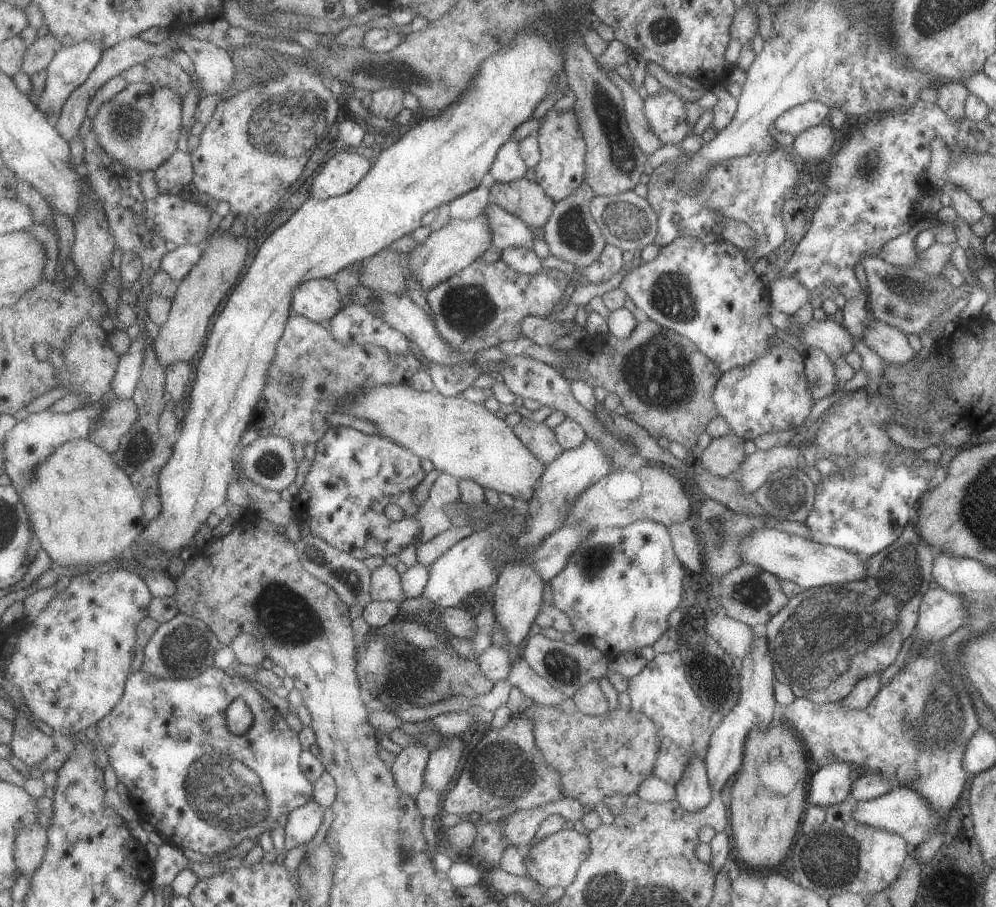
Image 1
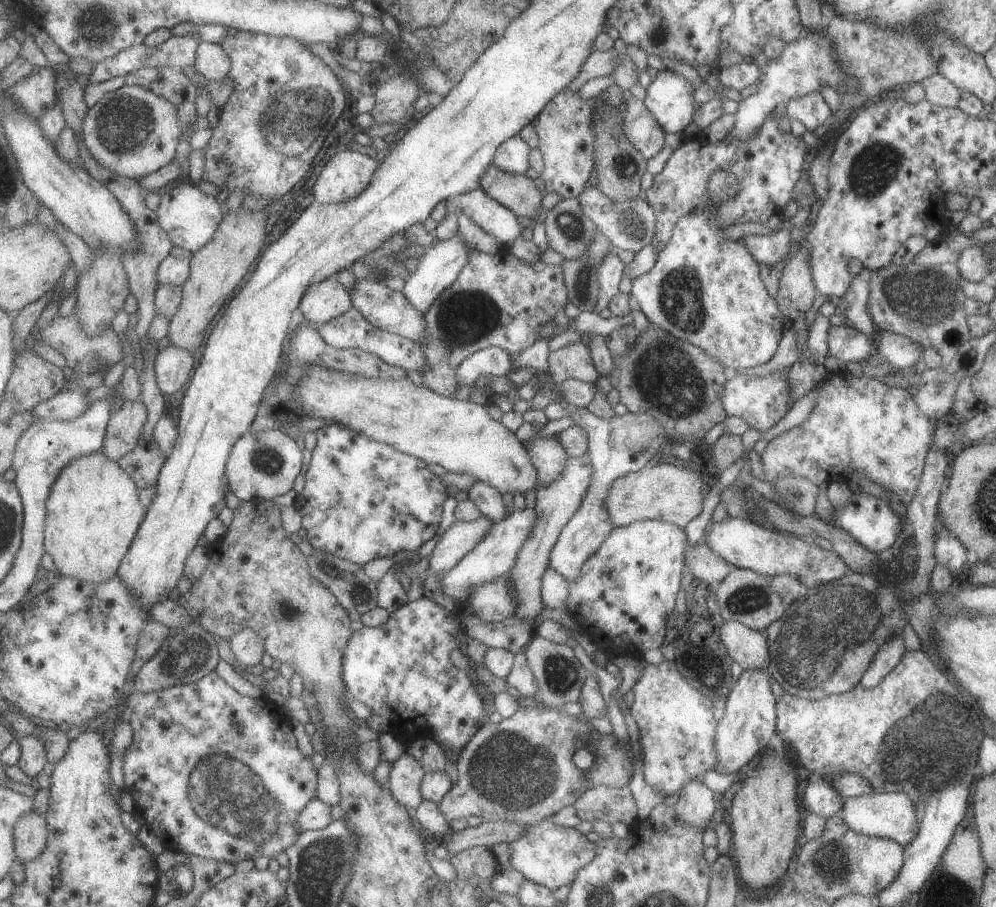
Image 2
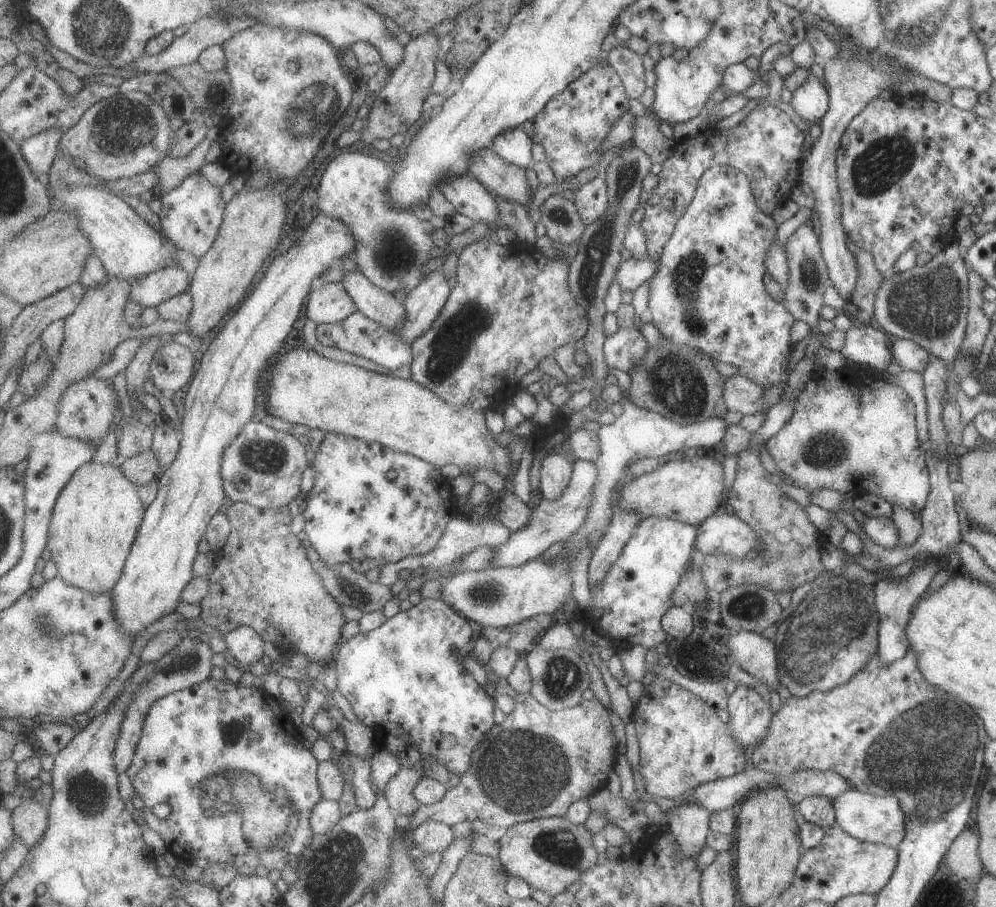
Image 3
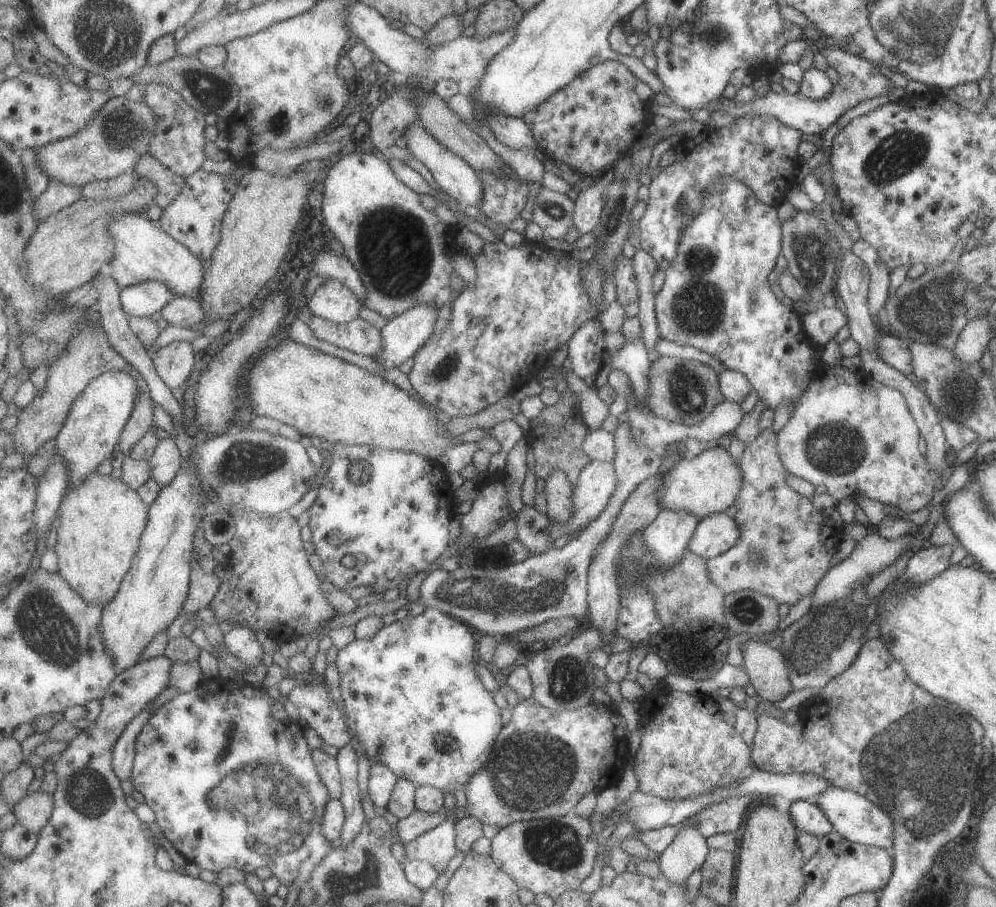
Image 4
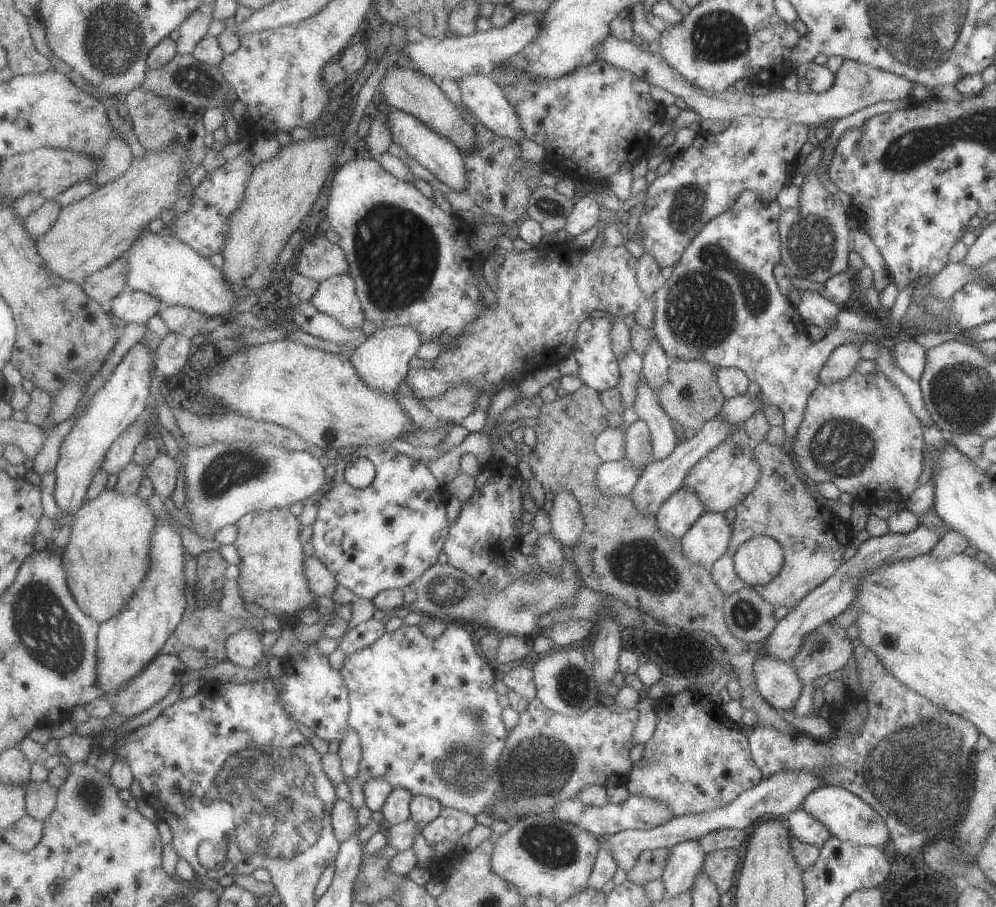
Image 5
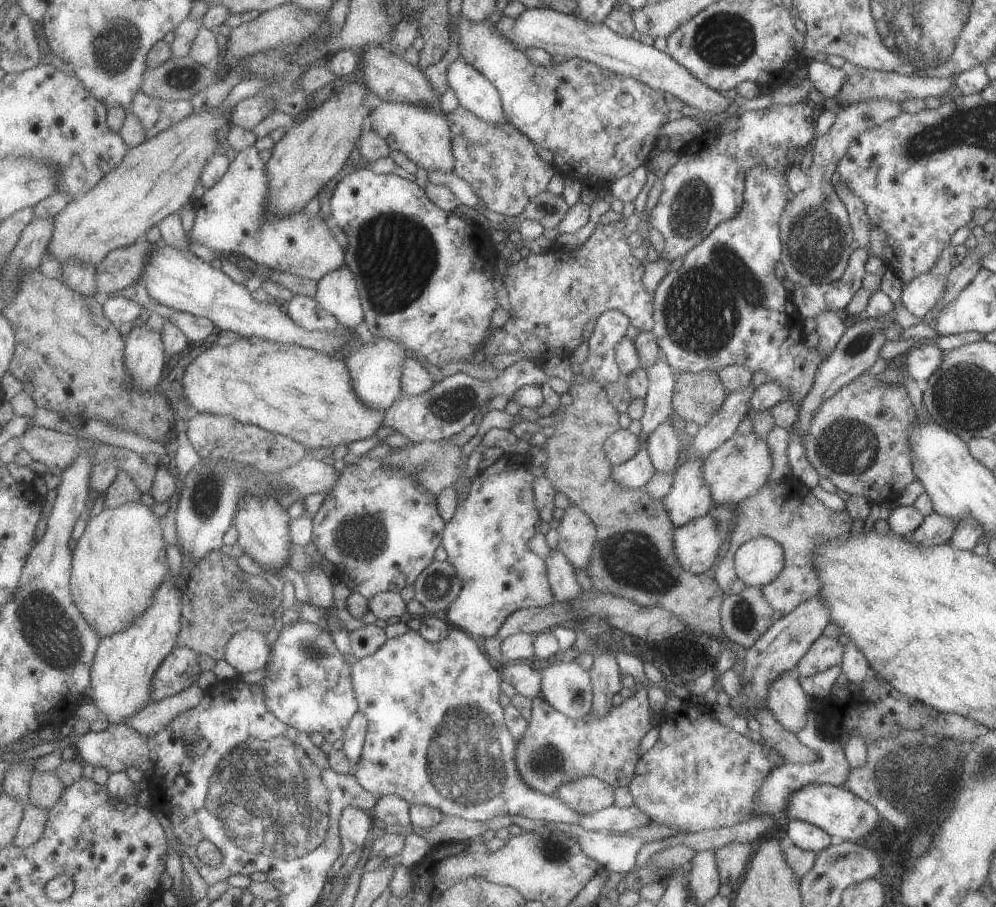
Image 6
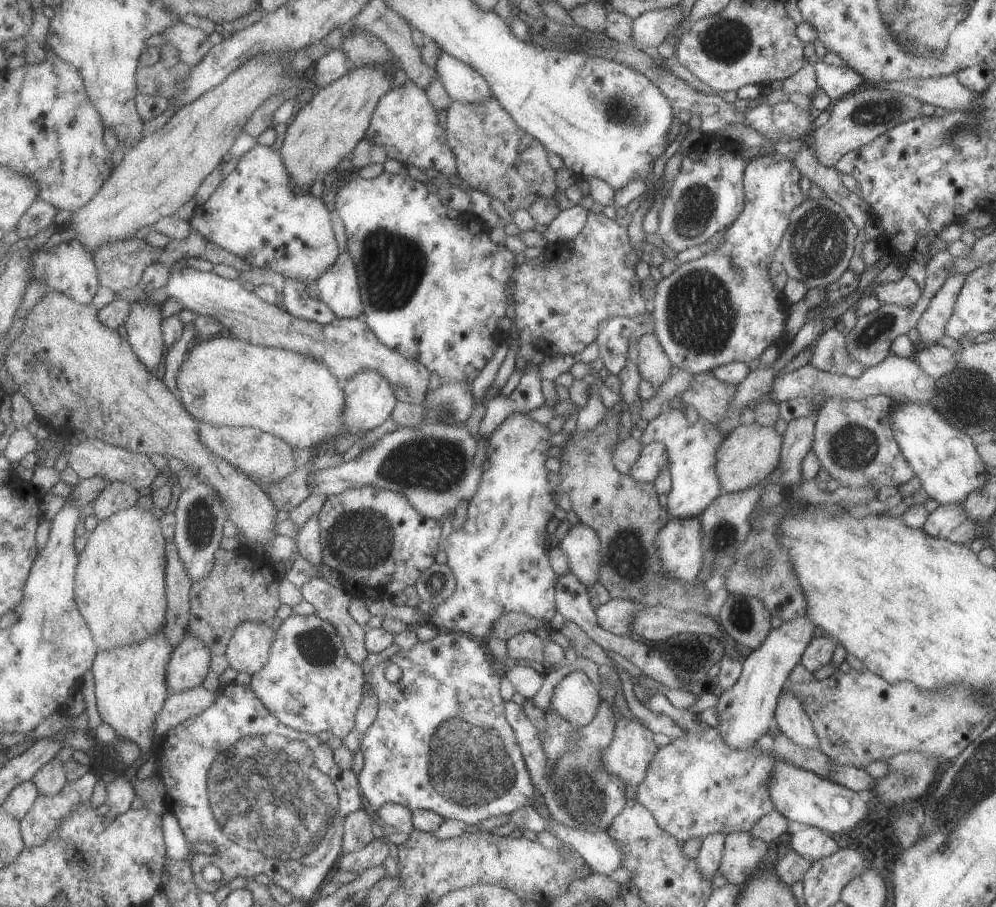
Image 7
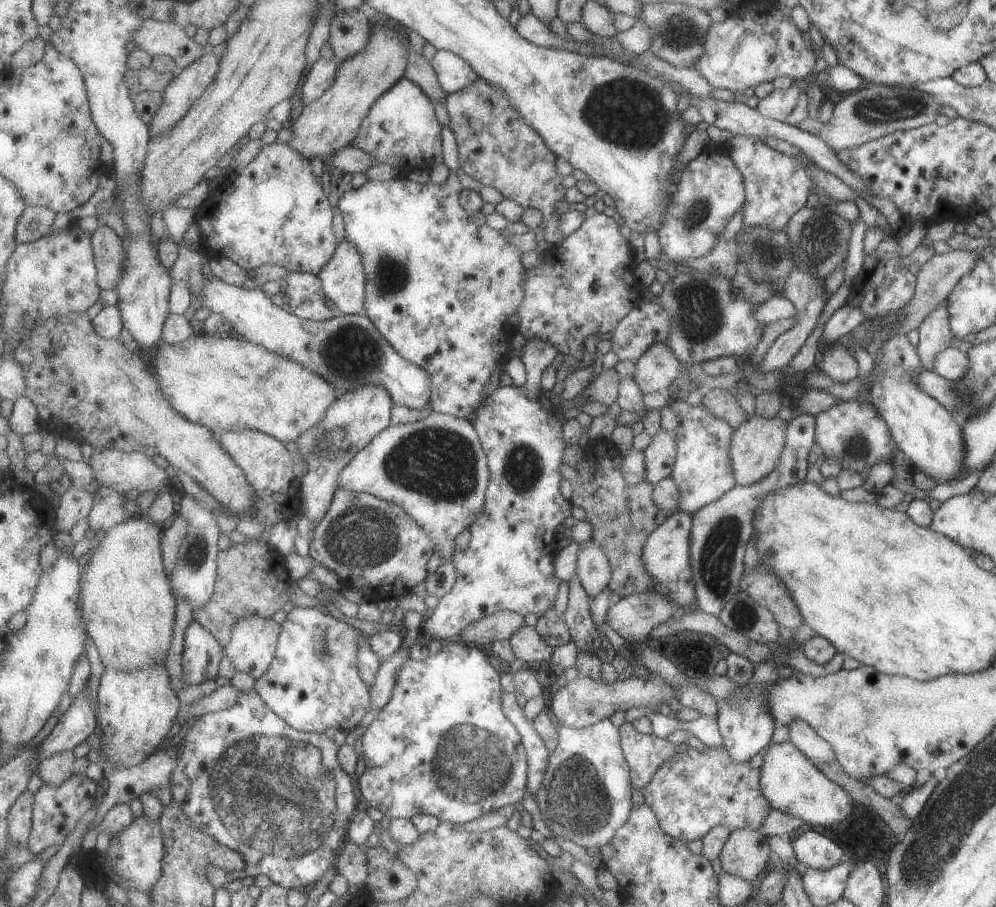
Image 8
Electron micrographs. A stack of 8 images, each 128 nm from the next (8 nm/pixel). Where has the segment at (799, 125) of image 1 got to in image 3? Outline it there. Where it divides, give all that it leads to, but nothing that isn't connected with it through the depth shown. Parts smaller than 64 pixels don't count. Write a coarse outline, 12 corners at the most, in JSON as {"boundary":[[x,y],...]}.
{"boundary":[[810,75],[790,98],[806,124],[829,110],[827,85]]}

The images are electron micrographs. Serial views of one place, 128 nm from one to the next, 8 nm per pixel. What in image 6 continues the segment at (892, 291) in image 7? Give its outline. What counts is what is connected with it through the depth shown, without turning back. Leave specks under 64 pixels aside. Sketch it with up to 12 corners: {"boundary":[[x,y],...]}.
{"boundary":[[931,273],[902,287],[904,307],[924,318],[944,296],[948,275]]}

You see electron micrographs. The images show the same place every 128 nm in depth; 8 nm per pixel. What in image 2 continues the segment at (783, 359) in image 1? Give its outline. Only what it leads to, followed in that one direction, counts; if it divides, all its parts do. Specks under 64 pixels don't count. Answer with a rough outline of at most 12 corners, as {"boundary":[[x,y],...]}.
{"boundary":[[790,368],[726,382],[728,416],[759,433],[791,409]]}

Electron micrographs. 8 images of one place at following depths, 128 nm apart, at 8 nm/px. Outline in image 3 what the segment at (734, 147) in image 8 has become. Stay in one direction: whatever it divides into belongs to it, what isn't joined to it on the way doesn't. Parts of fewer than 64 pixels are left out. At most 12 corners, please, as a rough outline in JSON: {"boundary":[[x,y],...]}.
{"boundary":[[706,168],[647,315],[768,390],[794,316],[766,291],[779,221]]}

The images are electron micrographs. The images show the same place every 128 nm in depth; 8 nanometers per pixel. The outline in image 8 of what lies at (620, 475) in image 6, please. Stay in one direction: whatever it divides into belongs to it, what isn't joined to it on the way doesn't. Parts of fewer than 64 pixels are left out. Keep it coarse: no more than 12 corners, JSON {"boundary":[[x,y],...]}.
{"boundary":[[656,433],[645,454],[647,481],[673,473],[675,436]]}

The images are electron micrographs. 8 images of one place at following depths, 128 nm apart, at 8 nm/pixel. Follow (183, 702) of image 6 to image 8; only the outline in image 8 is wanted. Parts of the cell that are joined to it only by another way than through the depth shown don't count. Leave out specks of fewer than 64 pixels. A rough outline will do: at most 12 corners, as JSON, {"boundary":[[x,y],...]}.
{"boundary":[[231,683],[216,689],[192,706],[179,720],[235,707],[243,693]]}

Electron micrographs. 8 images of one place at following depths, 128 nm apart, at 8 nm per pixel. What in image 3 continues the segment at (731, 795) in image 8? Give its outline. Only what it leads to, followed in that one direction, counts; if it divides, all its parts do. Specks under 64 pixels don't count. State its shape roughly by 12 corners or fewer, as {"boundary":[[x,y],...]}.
{"boundary":[[660,675],[634,705],[650,797],[745,771],[718,712]]}

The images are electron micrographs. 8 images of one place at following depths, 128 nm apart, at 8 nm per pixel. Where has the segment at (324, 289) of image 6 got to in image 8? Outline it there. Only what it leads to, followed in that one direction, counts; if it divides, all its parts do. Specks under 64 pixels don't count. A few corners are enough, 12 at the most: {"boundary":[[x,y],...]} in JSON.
{"boundary":[[349,236],[320,276],[339,313],[367,314],[365,258]]}

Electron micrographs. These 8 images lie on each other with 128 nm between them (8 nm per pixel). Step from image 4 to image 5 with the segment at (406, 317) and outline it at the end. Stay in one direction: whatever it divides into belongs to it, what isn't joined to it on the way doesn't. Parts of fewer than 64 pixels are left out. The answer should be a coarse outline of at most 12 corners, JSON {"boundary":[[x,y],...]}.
{"boundary":[[416,326],[370,335],[350,358],[375,390],[398,395],[424,340]]}

